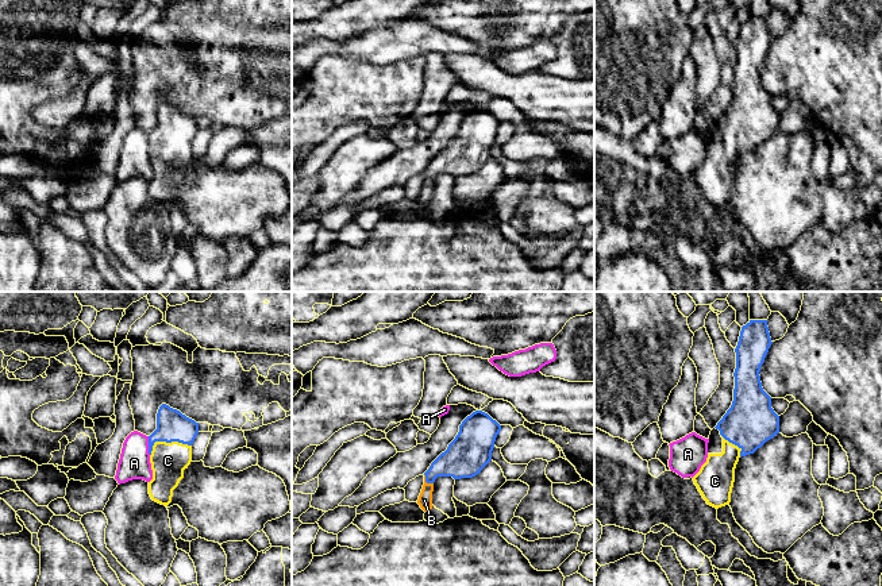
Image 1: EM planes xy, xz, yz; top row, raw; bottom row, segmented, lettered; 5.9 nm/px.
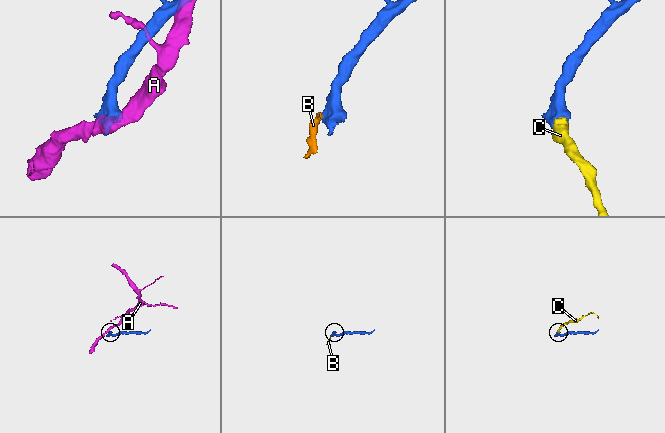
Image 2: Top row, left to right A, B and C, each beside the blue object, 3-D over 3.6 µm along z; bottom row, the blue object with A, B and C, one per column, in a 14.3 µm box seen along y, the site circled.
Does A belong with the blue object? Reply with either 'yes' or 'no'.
no

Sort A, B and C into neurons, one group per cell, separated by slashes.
A / B C

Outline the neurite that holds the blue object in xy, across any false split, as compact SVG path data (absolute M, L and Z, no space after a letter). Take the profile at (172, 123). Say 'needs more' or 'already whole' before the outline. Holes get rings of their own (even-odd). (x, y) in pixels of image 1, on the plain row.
needs more; M166 101L159 104L157 127L149 134L153 167L149 192L153 198L165 204L172 200L173 188L192 159L192 142L197 131L199 120Z

